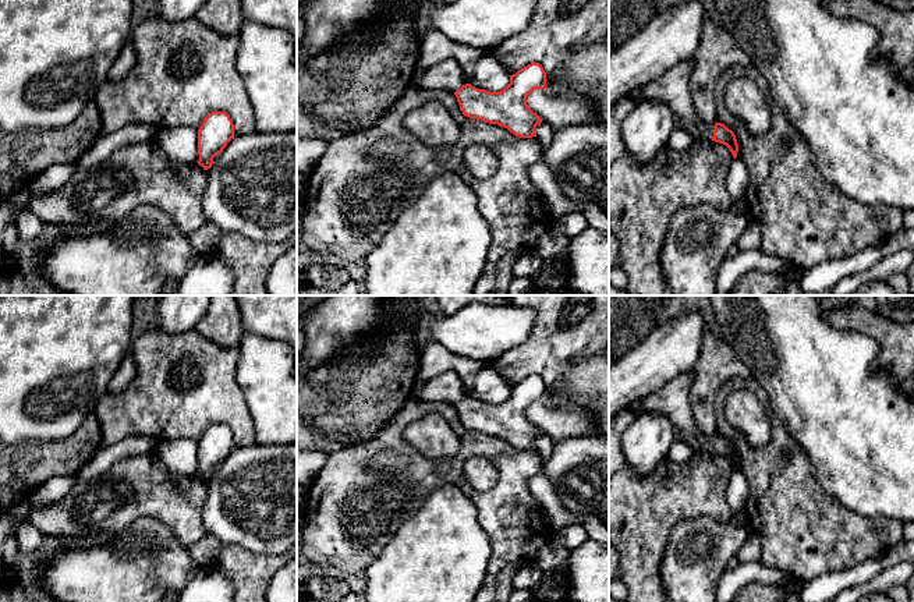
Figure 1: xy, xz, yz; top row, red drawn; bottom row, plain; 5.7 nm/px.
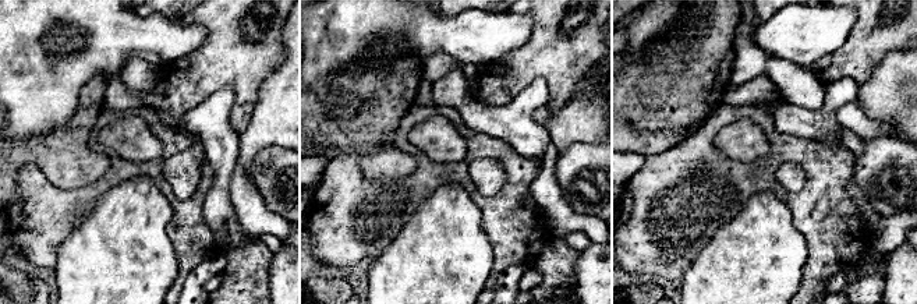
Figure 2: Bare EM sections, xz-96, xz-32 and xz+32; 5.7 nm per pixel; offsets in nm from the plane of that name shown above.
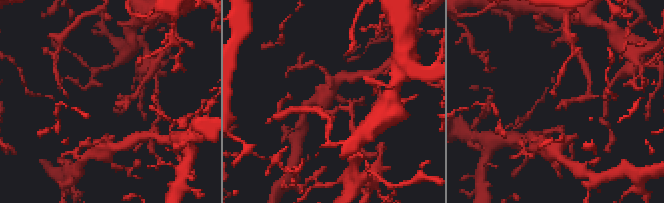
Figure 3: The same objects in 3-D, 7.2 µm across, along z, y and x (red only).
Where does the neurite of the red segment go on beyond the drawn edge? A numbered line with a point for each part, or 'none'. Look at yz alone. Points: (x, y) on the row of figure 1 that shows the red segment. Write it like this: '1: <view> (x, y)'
1: yz (672, 88)

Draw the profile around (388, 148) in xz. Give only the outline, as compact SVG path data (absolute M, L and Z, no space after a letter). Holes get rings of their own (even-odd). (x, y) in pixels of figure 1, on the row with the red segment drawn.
M383 139L366 148L366 156L375 159L403 157L410 146L396 139Z

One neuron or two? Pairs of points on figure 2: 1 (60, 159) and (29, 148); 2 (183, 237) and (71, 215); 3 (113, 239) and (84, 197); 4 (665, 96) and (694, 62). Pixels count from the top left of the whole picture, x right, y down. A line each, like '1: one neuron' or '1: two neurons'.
1: one neuron
2: one neuron
3: two neurons
4: one neuron

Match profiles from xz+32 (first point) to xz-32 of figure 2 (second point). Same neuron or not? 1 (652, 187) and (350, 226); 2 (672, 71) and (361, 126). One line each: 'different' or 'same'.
1: same
2: same

